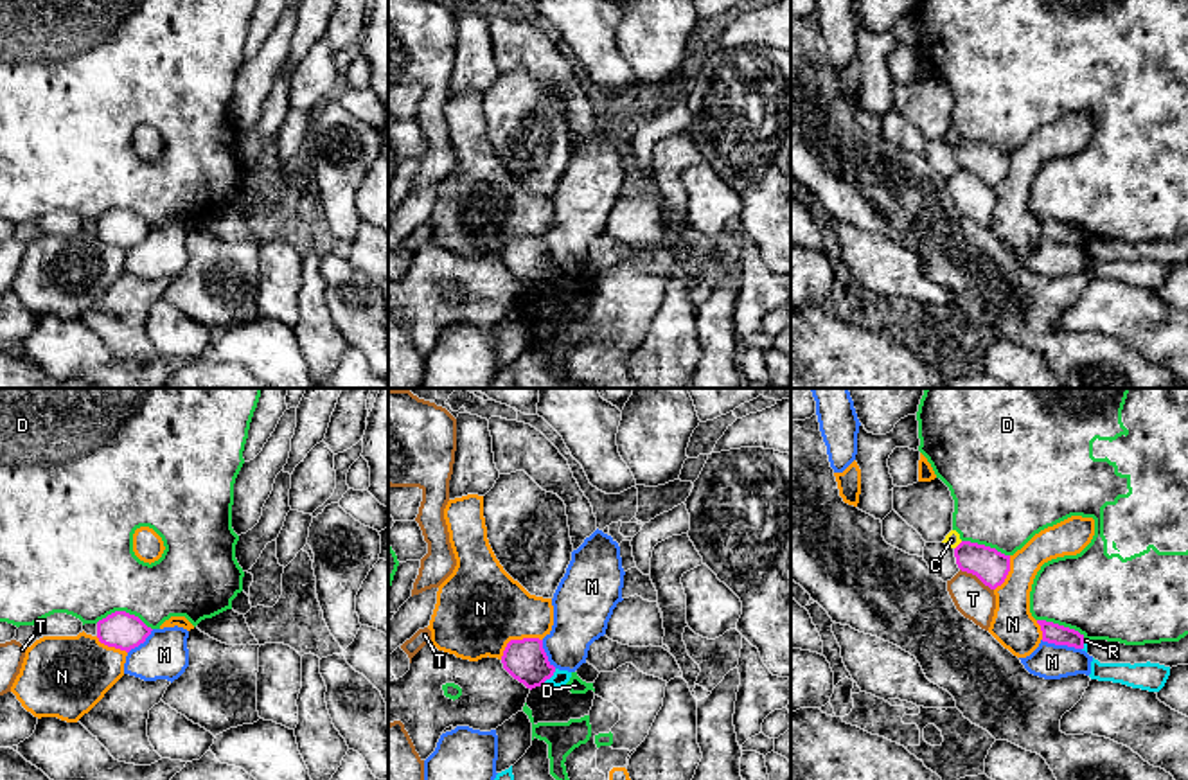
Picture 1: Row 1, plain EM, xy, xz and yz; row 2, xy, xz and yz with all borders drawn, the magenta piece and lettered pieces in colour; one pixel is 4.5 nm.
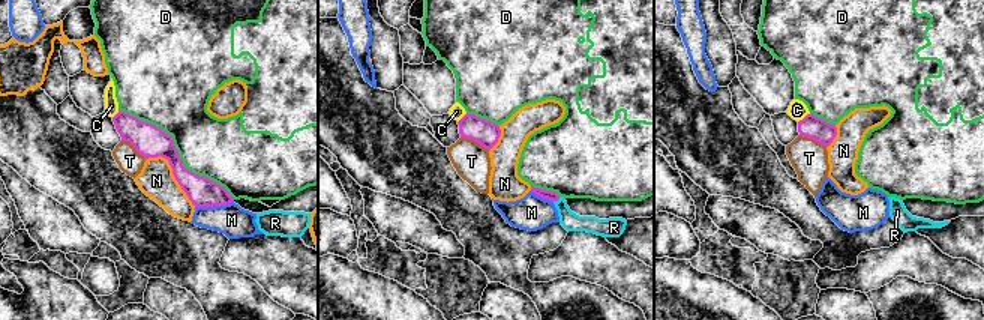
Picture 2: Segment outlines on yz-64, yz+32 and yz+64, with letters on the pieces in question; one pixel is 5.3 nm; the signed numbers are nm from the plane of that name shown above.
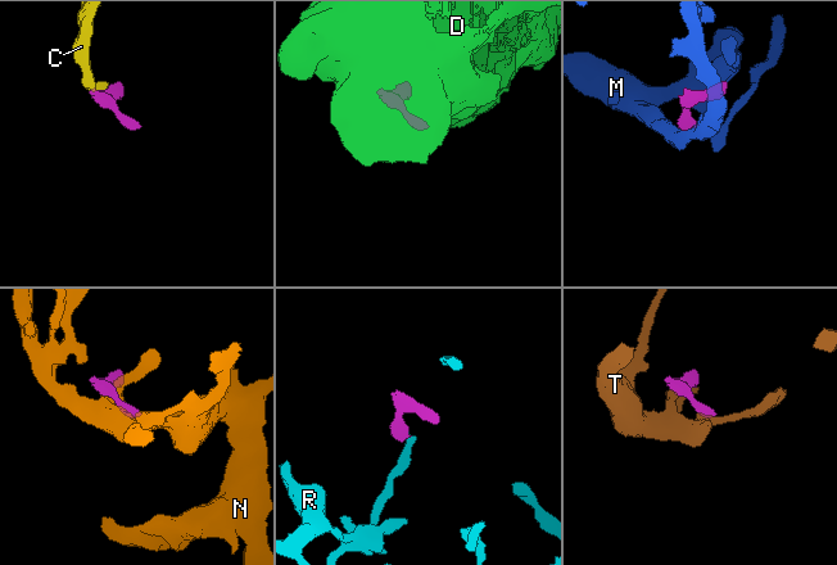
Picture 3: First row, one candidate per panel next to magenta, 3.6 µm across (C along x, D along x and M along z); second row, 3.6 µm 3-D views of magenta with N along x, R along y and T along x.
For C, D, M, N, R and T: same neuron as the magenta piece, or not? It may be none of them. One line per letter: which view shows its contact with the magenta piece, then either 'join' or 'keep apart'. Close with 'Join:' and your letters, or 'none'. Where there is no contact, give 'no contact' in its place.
C: contact in yz; keep apart
D: contact in xy; keep apart
M: contact in yz; keep apart
N: contact in xz; keep apart
R: contact in xz; join
T: contact in yz; keep apart
Join: R

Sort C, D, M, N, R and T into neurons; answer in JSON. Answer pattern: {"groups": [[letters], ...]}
{"groups": [["C"], ["D"], ["M"], ["N"], ["R"], ["T"]]}

